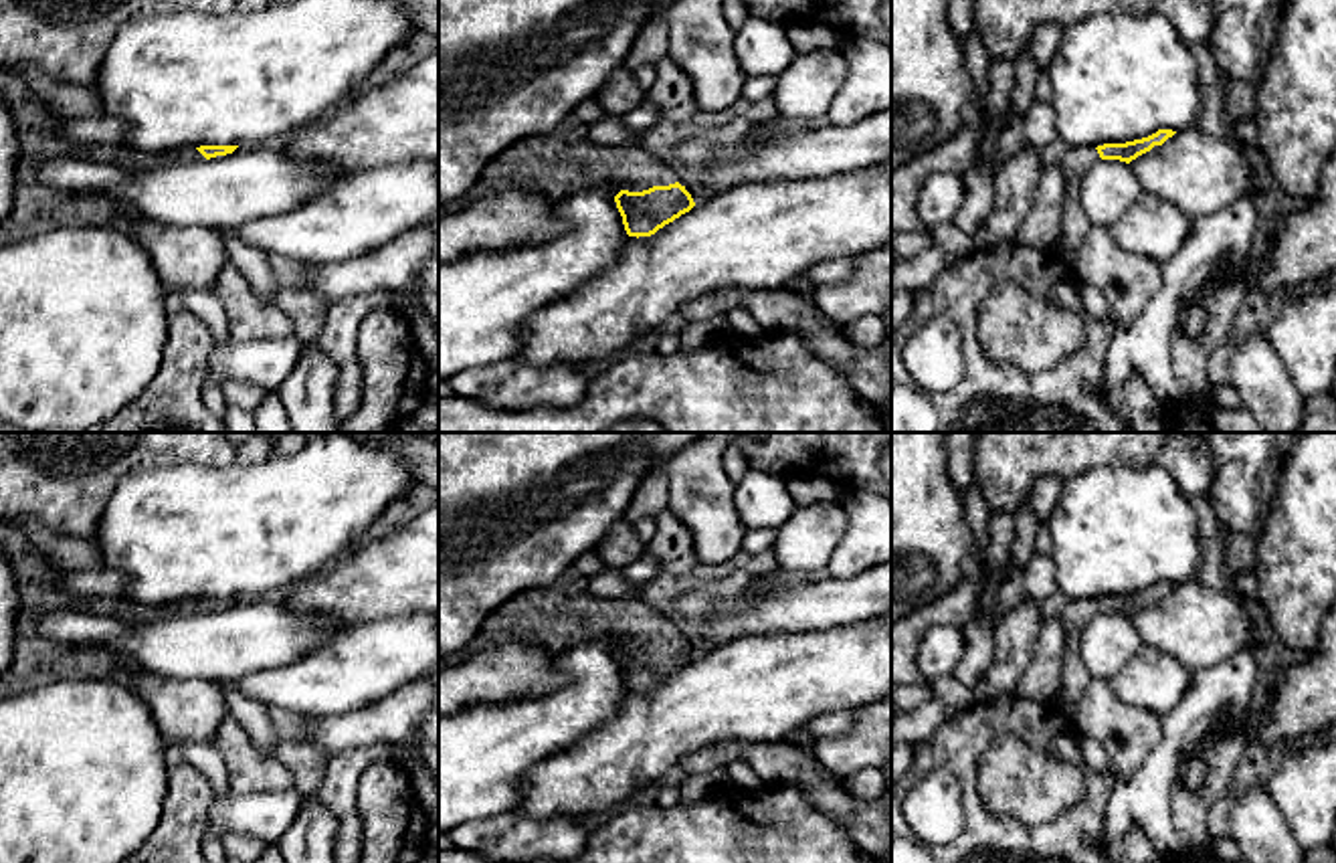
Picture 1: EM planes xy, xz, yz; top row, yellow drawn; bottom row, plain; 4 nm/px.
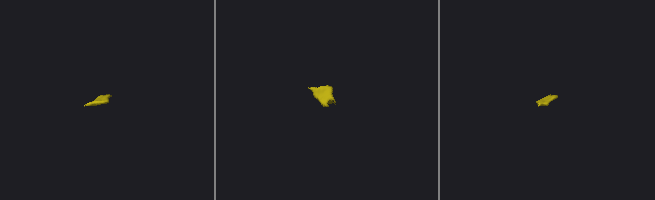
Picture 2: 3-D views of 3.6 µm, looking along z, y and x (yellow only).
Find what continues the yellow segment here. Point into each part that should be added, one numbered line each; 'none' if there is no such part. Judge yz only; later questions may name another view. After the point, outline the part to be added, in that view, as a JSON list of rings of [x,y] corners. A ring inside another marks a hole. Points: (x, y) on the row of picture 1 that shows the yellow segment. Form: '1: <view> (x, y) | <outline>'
1: yz (1076, 162) | [[[1067,148],[1061,160],[1061,170],[1065,174],[1065,206],[1061,212],[1059,255],[1069,267],[1073,265],[1073,259],[1091,228],[1085,212],[1079,208],[1079,180],[1100,160],[1102,158],[1095,148]]]

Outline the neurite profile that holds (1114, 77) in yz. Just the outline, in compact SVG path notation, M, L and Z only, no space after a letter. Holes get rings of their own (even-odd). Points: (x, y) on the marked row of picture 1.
M1156 10L1095 12L1069 24L1047 71L1057 137L1067 148L1126 143L1158 129L1184 131L1197 127L1203 115L1197 59Z

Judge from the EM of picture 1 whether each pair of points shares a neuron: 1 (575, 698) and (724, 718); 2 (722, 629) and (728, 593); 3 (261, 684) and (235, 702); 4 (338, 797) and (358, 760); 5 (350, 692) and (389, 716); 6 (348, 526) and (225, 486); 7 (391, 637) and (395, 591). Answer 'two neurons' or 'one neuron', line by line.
1: two neurons
2: two neurons
3: two neurons
4: one neuron
5: two neurons
6: one neuron
7: two neurons

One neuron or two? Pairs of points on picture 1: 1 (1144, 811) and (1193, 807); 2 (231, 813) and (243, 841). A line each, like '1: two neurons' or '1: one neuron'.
1: two neurons
2: two neurons

